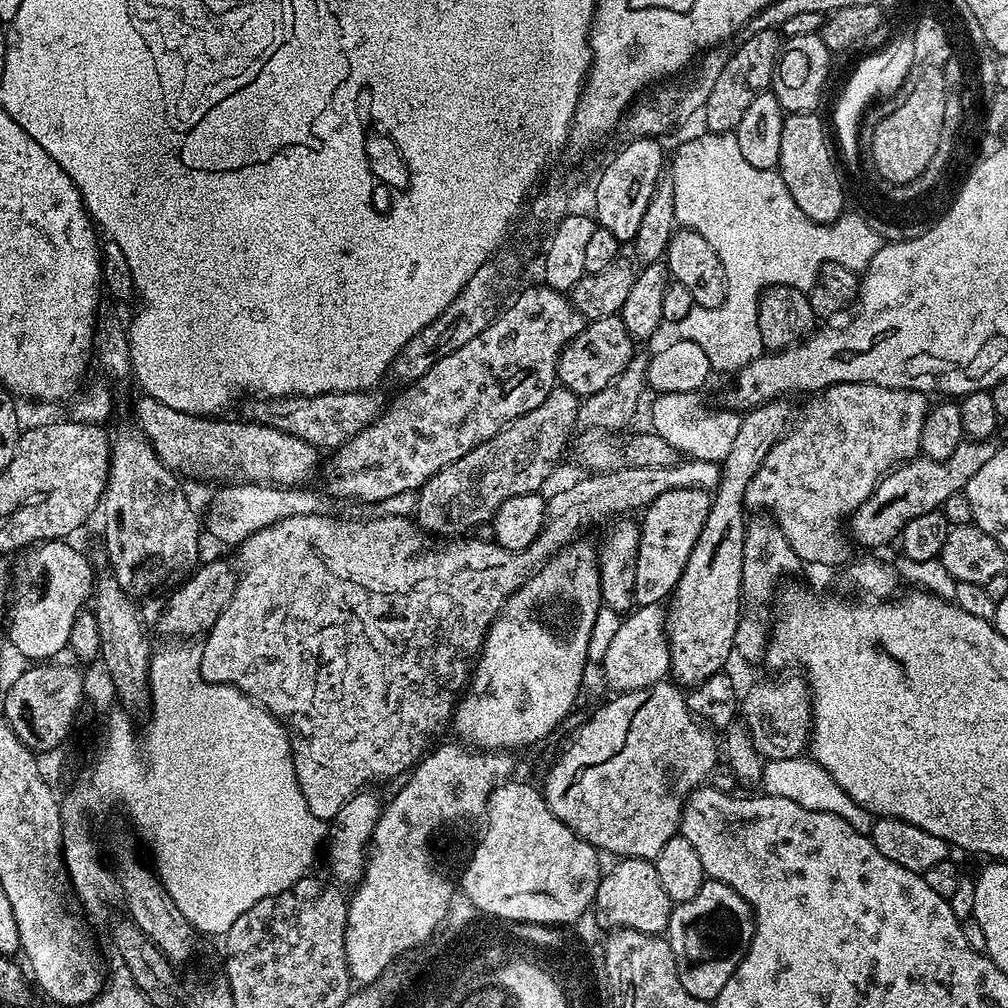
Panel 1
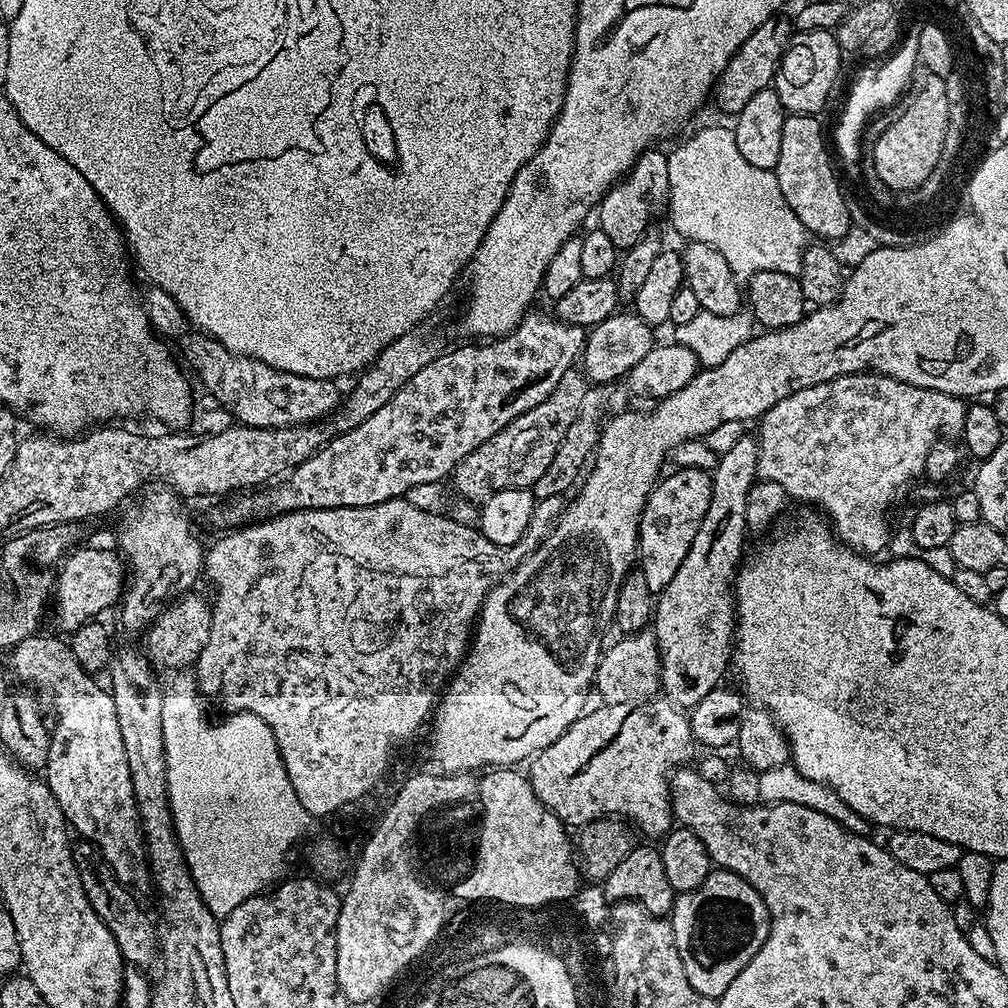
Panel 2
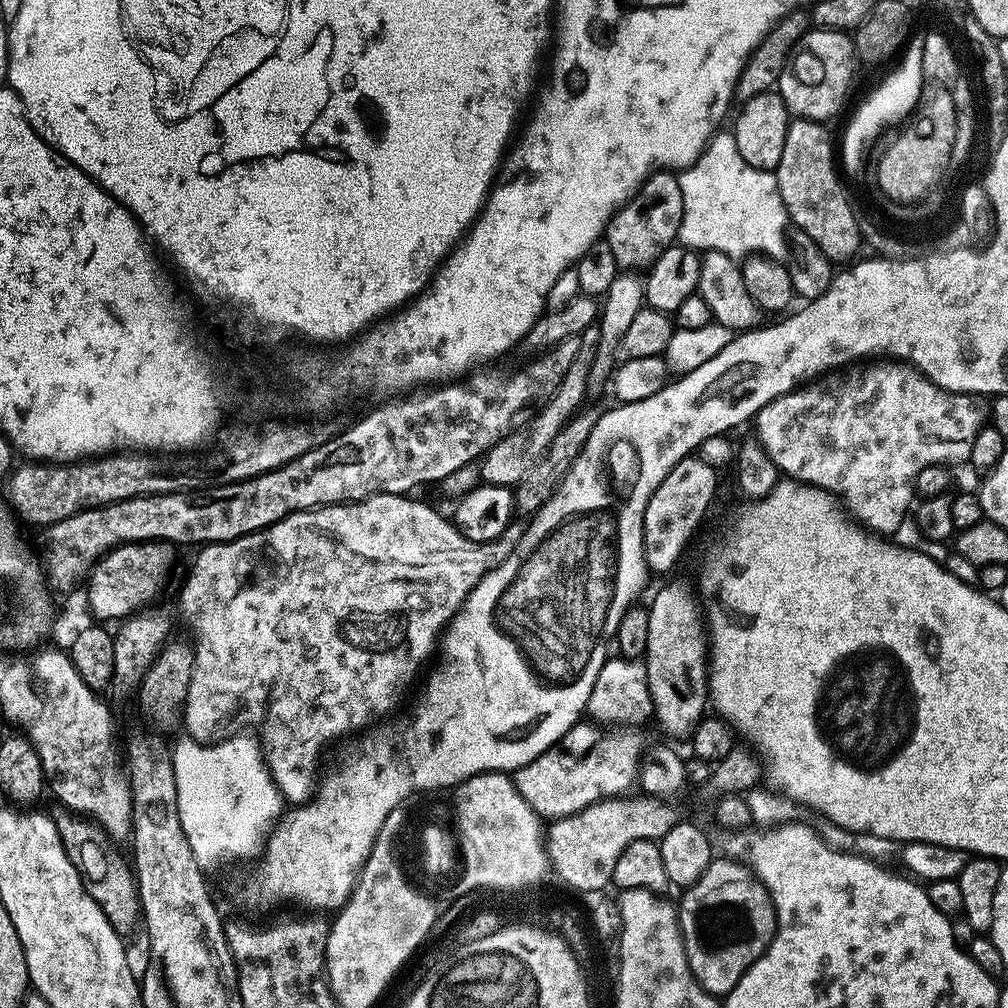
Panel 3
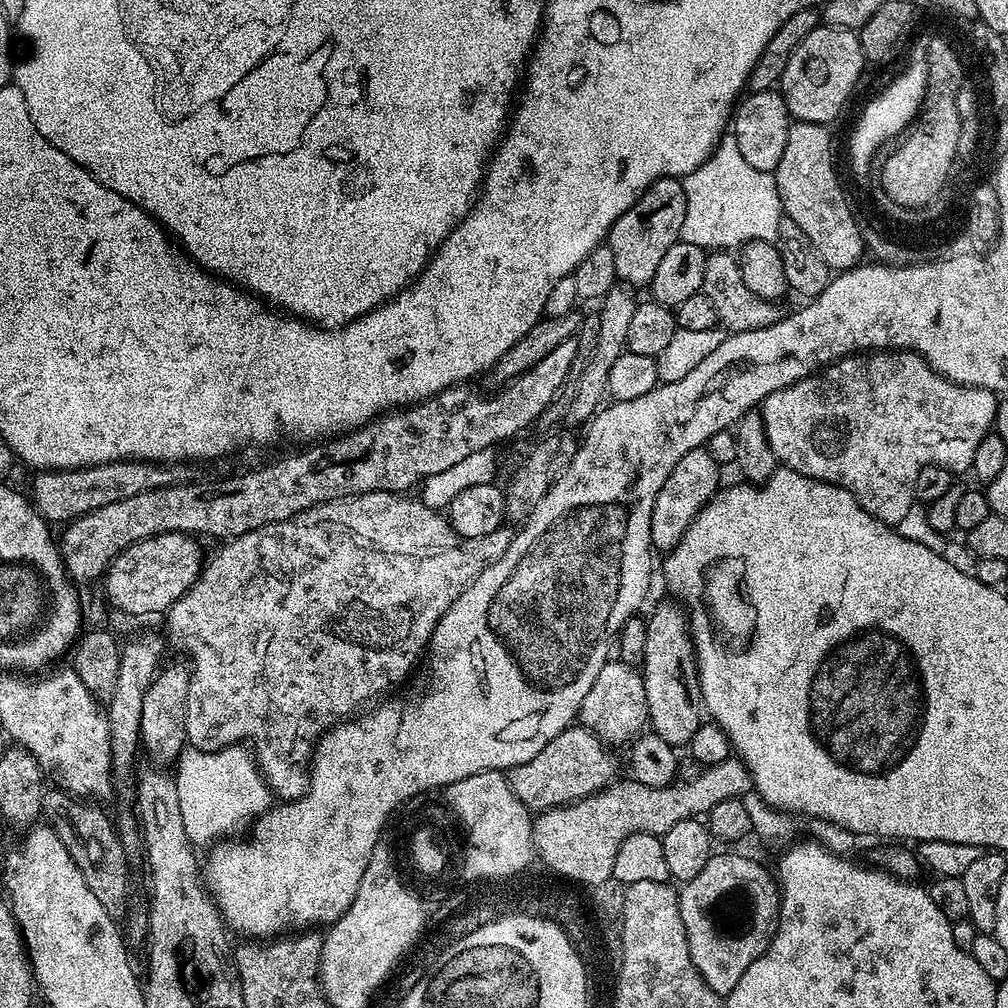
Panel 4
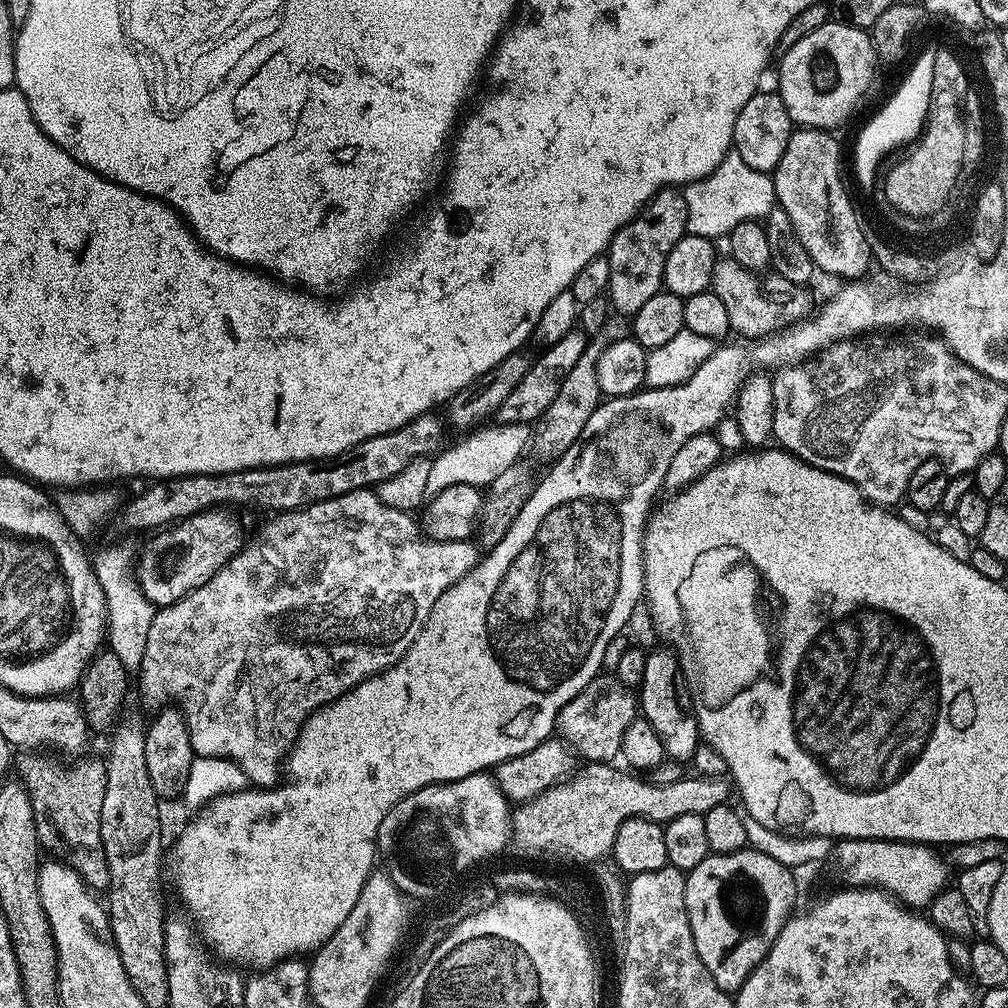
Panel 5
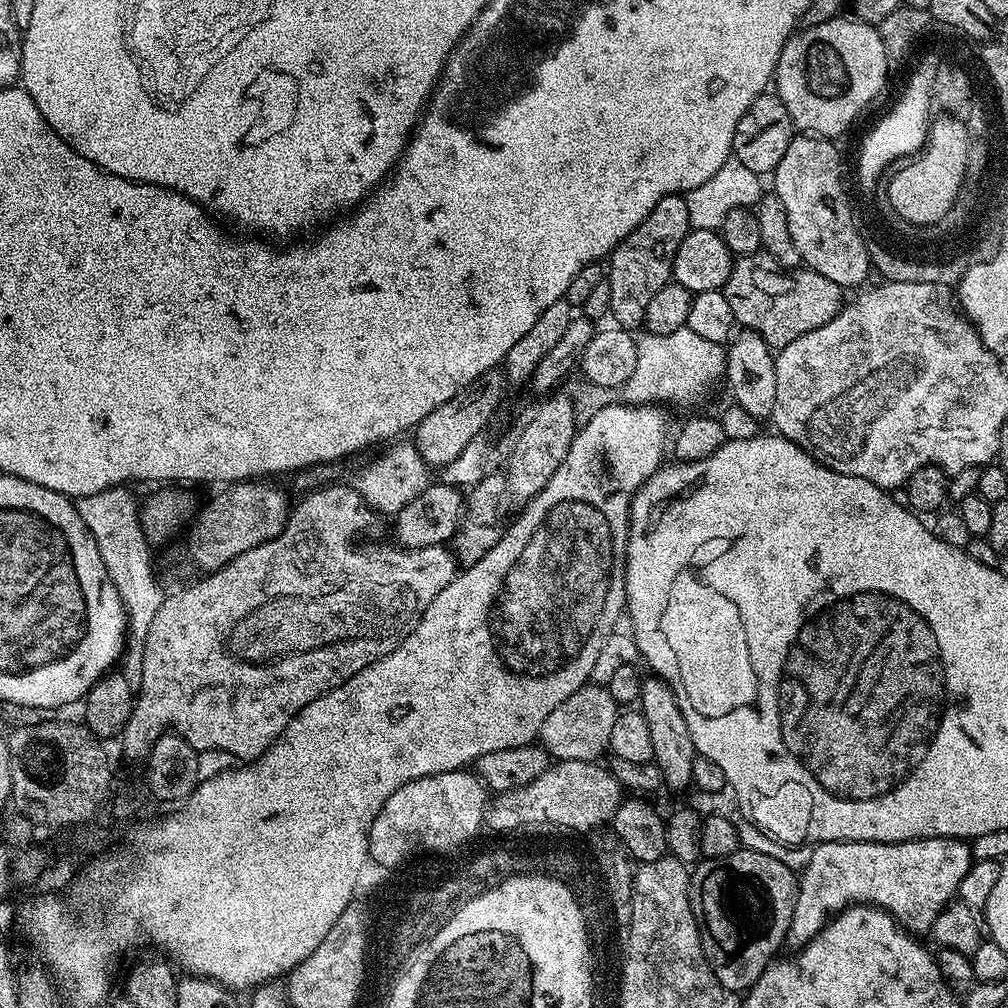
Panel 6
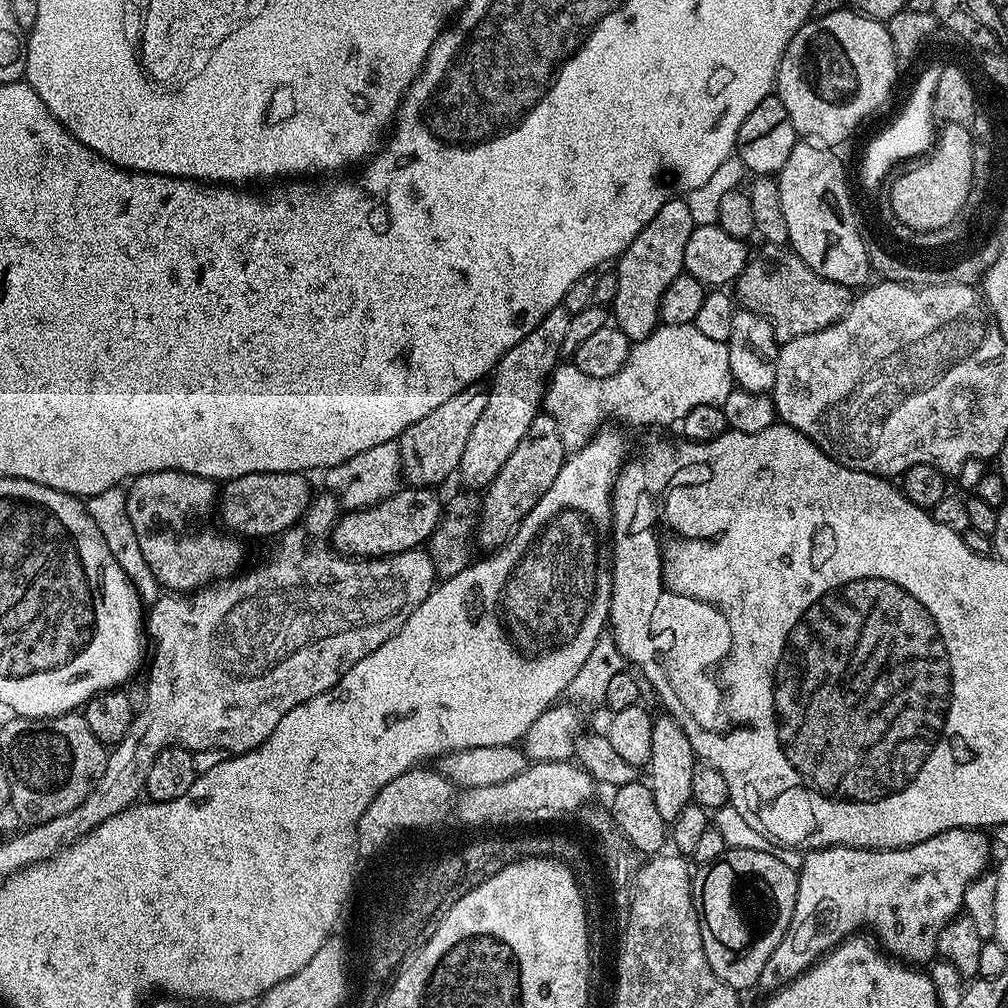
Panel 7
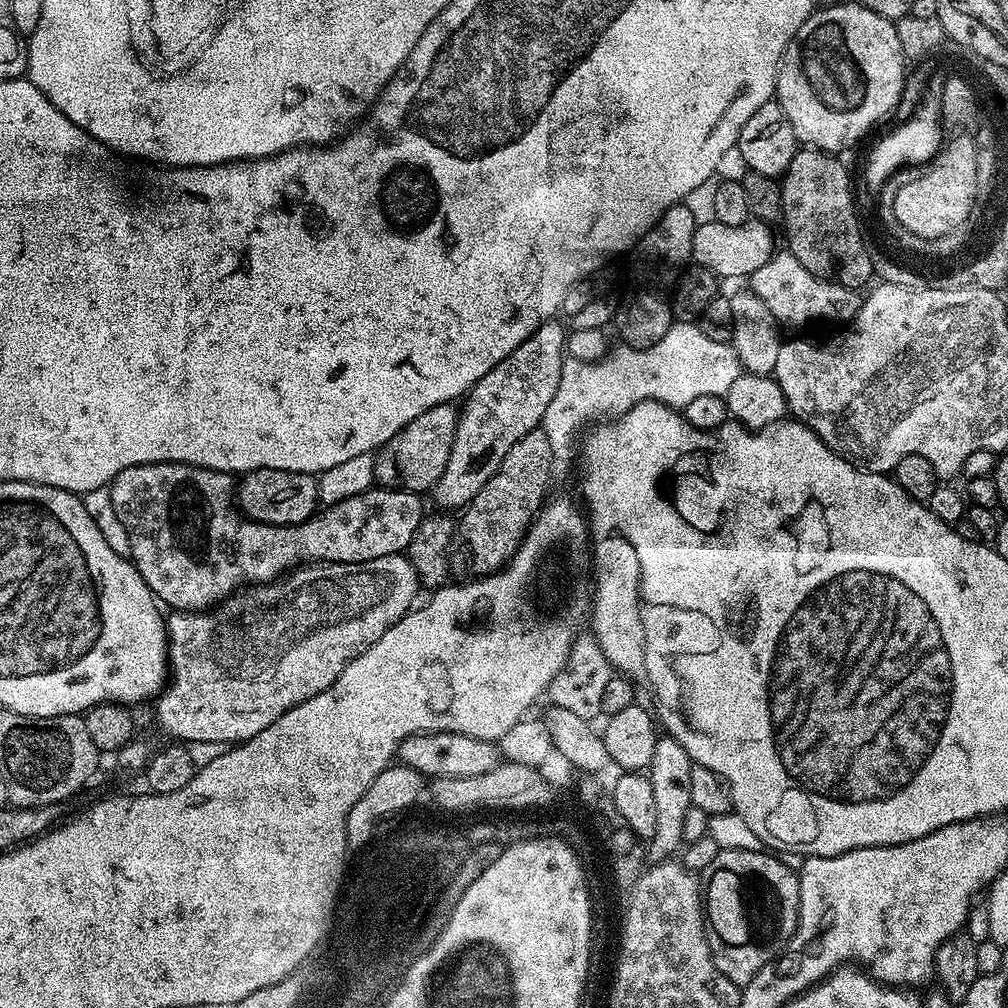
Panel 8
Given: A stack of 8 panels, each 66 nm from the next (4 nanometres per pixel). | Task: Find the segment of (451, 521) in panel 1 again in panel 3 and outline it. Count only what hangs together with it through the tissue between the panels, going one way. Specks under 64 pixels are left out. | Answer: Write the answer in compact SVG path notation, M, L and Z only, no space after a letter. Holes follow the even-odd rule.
M599 323L592 324L586 331L580 333L579 337L580 345L578 346L578 354L574 354L574 362L570 362L566 374L562 374L562 382L556 393L539 405L538 411L540 413L533 420L531 417L526 426L513 428L511 434L504 436L490 451L484 453L478 464L480 467L480 472L478 468L478 476L483 483L505 486L519 484L524 475L538 461L543 460L548 455L548 447L554 442L558 430L567 426L569 420L580 411L585 403L584 395L589 395L590 392L588 380L592 377L592 364L596 360L598 349L601 347Z

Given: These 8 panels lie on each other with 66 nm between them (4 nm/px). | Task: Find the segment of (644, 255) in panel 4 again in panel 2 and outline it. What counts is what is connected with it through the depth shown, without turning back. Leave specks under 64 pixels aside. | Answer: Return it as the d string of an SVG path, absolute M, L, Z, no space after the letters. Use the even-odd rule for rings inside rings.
M649 150L638 156L630 171L624 173L600 199L598 226L609 236L610 242L614 242L617 250L633 248L644 233L653 227L652 215L668 203L668 152L656 151L660 150Z

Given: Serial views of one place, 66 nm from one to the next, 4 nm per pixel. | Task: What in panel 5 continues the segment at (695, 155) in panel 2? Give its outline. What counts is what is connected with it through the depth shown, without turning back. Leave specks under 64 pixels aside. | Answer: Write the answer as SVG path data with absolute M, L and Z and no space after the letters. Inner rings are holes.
M735 150L729 151L709 176L687 185L683 194L688 211L688 232L694 236L704 236L710 241L715 241L716 236L727 237L734 226L744 220L763 221L770 209L777 207L771 175L746 166Z

